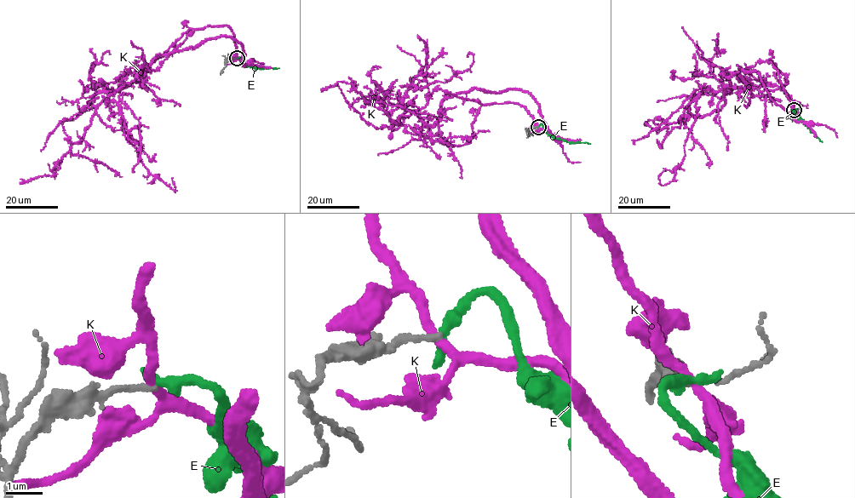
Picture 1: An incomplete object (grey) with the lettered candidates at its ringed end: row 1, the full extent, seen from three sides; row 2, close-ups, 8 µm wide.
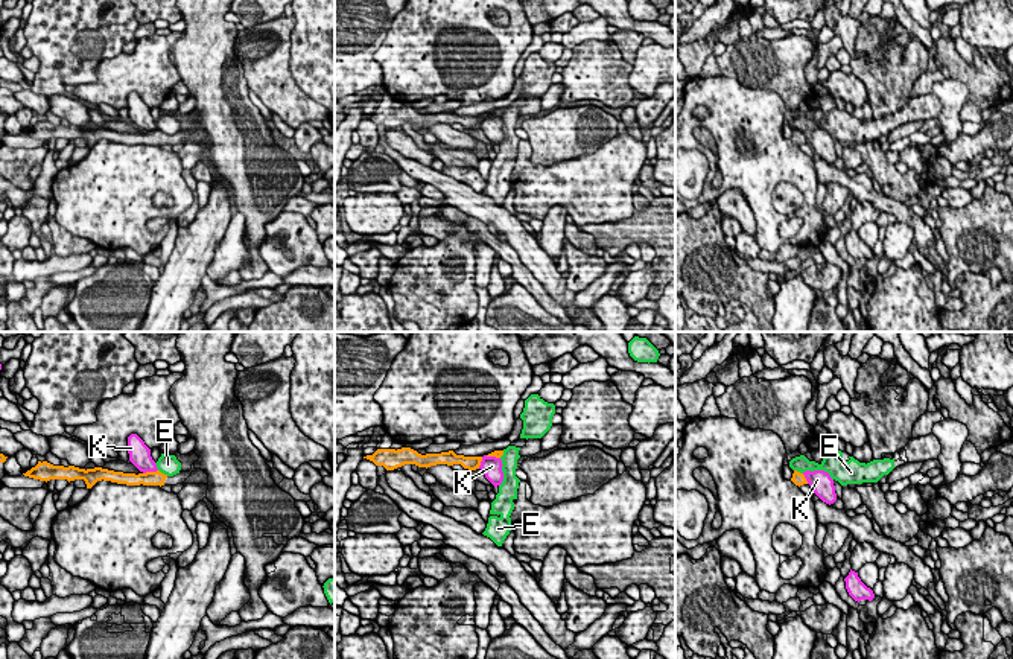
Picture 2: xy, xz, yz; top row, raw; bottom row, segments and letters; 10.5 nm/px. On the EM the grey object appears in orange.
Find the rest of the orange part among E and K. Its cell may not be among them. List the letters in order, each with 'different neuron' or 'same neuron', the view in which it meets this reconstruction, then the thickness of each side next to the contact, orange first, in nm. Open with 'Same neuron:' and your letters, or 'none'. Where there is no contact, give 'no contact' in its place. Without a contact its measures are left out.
Same neuron: none
E: different neuron | xy | 160/220 nm
K: different neuron | xy | 160/220 nm

